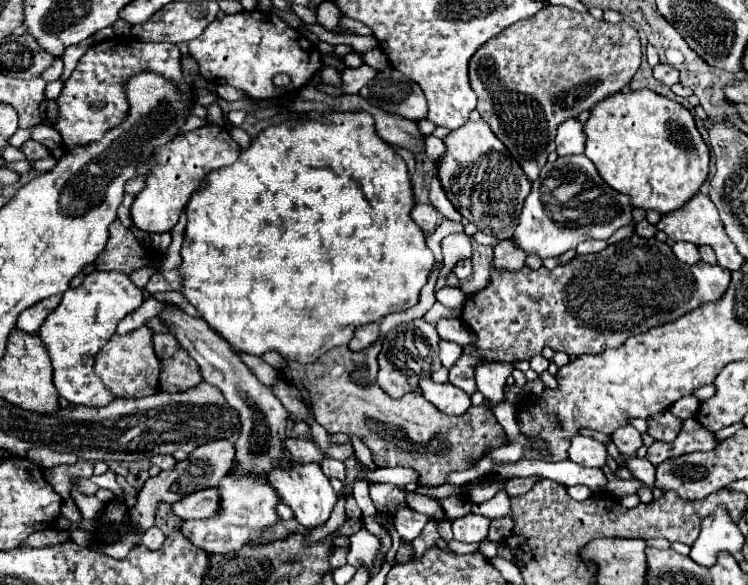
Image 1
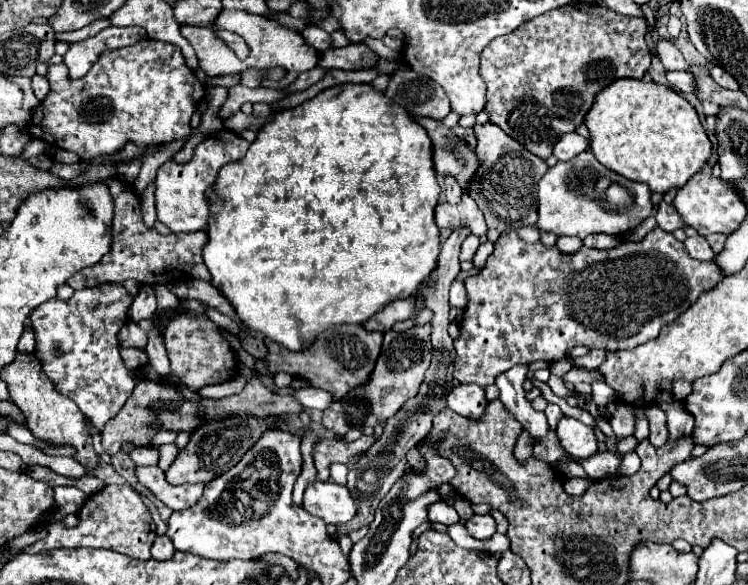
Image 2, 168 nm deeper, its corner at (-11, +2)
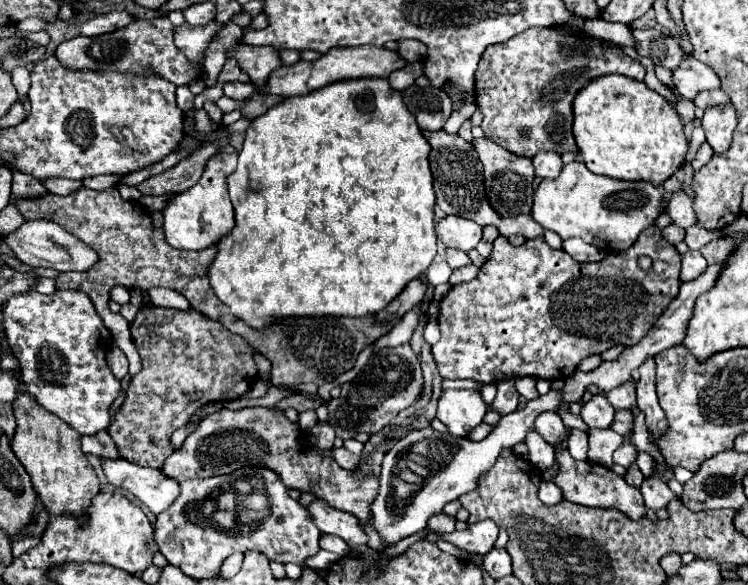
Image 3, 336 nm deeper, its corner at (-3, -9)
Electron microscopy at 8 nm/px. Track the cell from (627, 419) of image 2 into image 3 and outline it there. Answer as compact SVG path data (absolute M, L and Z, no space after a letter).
M599 392L583 404L581 418L585 420L585 424L589 424L589 428L611 428L615 420L615 408L607 402L605 394Z

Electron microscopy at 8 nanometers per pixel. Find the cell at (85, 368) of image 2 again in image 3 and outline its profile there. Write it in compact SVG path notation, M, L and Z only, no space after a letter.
M35 290L35 292L31 292L31 296L17 296L15 300L9 300L9 302L5 304L5 308L3 308L3 318L5 318L5 328L7 328L5 340L7 340L9 348L13 350L15 358L19 360L19 366L21 366L21 380L23 380L25 390L27 390L29 394L33 394L35 400L37 400L45 410L49 410L49 412L53 412L55 416L59 416L61 420L65 420L65 422L67 422L73 430L77 430L81 436L95 436L97 432L105 430L105 428L109 426L109 422L111 422L111 406L113 406L113 402L115 402L115 400L119 398L119 394L121 394L121 382L113 376L113 372L109 370L109 366L107 366L107 362L105 362L105 352L107 352L109 346L111 346L111 334L109 334L109 330L105 328L101 316L97 314L95 304L91 302L91 298L89 298L87 294L83 294L83 292L79 292L79 290L57 290L53 296L43 296L43 294L39 294L39 292Z

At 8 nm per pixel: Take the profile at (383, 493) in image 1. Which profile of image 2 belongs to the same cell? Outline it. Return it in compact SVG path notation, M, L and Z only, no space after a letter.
M439 501L433 507L429 507L429 519L431 521L439 521L443 525L453 525L453 523L459 523L461 521L461 517L453 509L453 505L449 505L445 501Z

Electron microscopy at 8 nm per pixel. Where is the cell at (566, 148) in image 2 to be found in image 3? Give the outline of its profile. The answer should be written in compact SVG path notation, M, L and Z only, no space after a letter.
M539 152L533 156L535 174L541 178L557 178L563 168L563 160L557 152Z

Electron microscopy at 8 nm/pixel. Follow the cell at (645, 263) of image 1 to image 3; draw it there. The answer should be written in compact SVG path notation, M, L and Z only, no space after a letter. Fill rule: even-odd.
M657 226L643 230L629 250L613 252L593 264L575 262L567 252L547 248L547 242L541 236L527 240L517 248L509 244L505 236L499 236L477 278L453 286L441 300L441 340L433 346L433 358L443 378L475 380L479 388L519 376L565 380L577 364L591 354L601 354L613 346L635 346L679 294L679 274L681 254L675 246L663 240ZM641 256L653 260L649 270L639 268Z

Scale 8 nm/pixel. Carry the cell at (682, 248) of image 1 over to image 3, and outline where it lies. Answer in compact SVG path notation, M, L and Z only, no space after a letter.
M687 252L683 254L683 266L681 266L681 280L693 280L707 268L707 260L701 256L701 252Z

